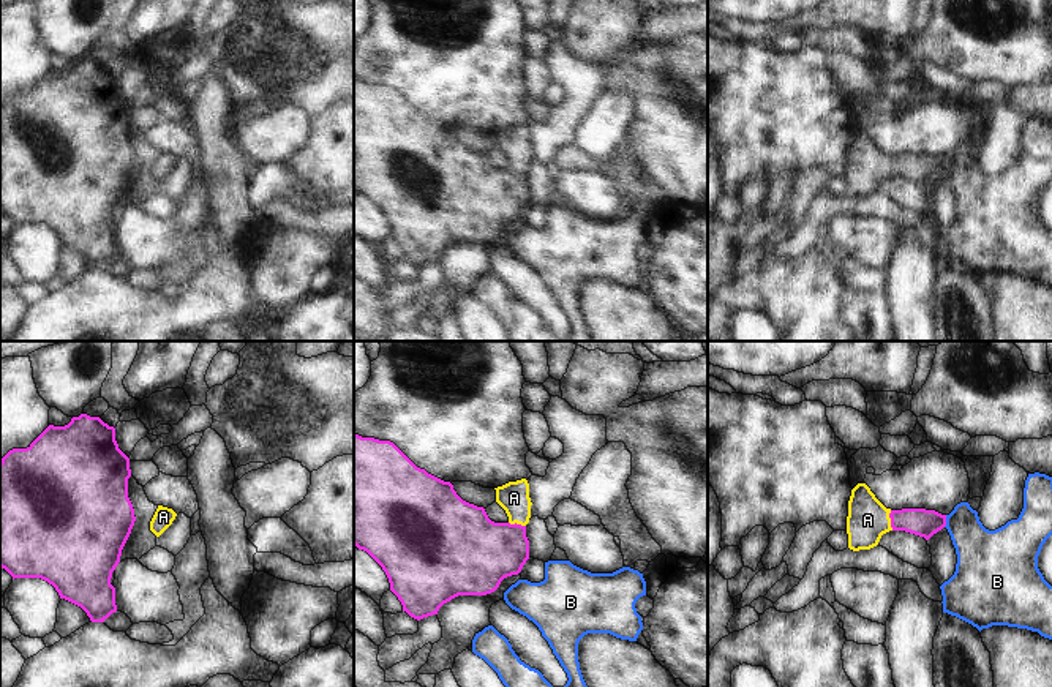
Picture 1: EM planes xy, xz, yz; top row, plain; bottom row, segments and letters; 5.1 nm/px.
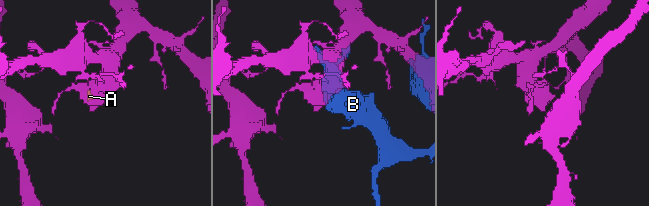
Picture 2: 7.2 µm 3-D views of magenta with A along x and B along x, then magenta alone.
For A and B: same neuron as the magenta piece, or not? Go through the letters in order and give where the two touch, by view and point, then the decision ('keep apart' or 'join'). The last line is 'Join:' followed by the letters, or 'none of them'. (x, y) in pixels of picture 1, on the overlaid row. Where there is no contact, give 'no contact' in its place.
A: meets magenta in yz at (891, 520); join
B: meets magenta in yz at (945, 521); keep apart
Join: A

